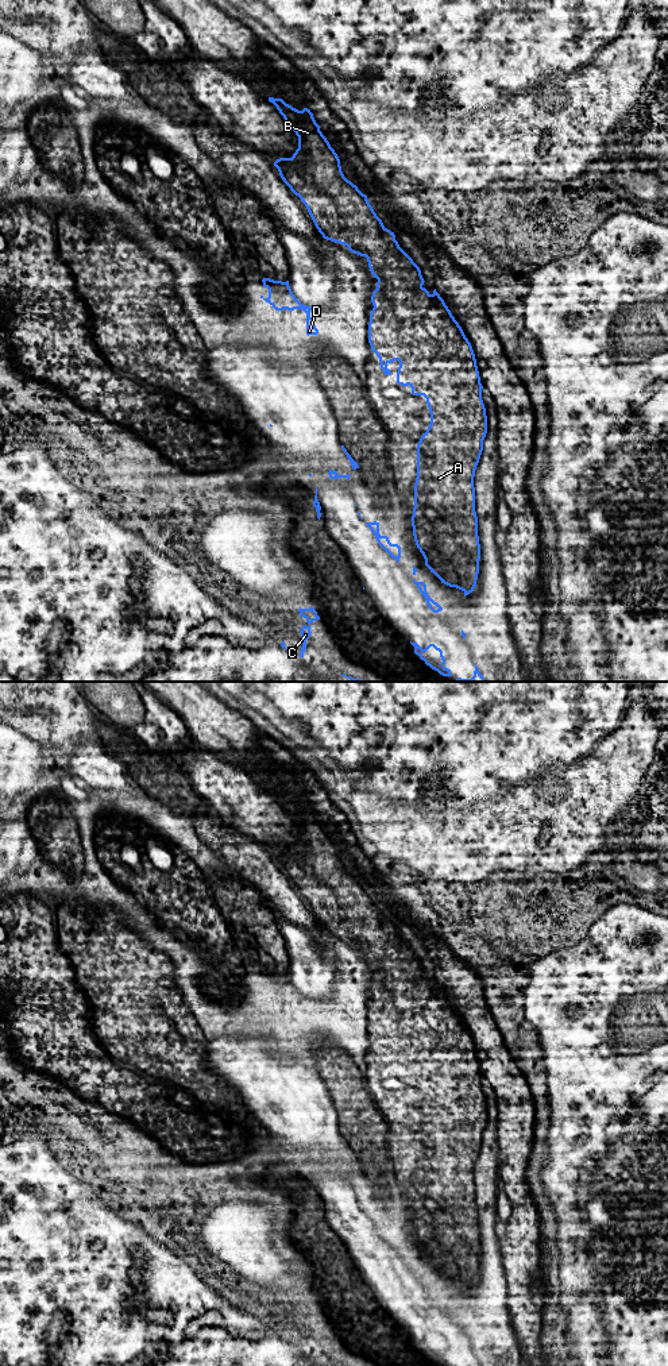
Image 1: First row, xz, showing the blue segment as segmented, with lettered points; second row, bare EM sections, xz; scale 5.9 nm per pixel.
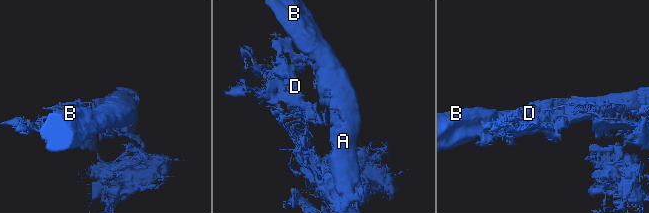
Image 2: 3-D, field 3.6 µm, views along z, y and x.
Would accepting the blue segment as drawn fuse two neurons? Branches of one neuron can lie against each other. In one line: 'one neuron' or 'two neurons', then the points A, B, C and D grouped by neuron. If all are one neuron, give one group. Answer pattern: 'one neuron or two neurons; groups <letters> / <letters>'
one neuron; groups A B C D

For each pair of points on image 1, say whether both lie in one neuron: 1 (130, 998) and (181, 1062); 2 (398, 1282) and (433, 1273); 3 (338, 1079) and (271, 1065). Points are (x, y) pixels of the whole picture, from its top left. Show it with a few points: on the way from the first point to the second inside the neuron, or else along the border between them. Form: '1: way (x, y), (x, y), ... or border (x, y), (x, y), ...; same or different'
1: way (139, 1014), (170, 1046); same
2: border (398, 1254), (412, 1270); different
3: border (323, 1079), (335, 1108); different

